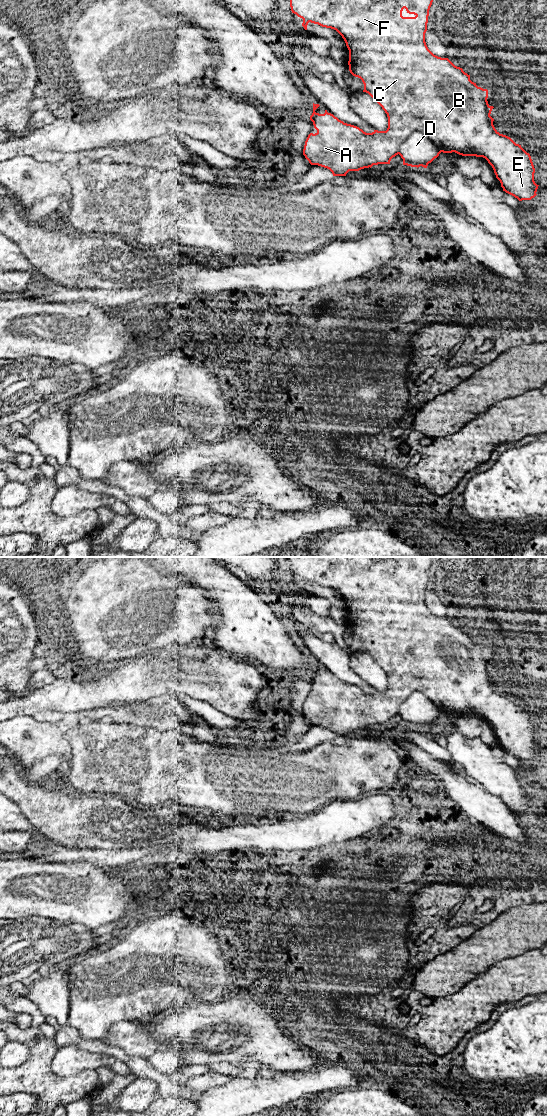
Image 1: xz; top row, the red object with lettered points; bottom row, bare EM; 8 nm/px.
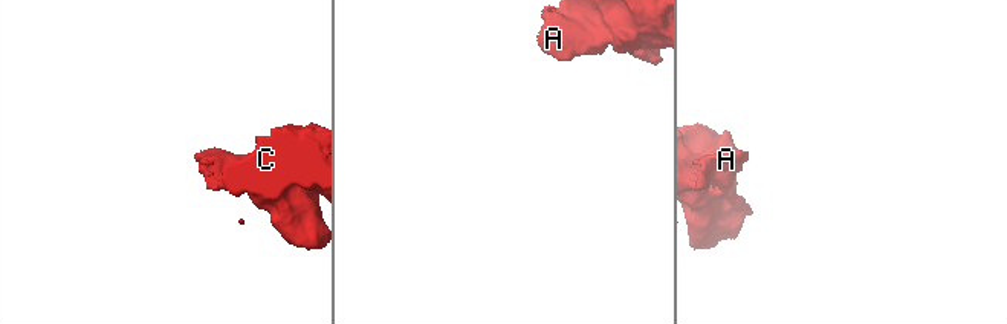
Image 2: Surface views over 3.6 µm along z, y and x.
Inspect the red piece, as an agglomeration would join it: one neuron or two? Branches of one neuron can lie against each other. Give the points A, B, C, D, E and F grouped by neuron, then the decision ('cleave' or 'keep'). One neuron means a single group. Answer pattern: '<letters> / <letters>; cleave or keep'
A B C E F / D; cleave

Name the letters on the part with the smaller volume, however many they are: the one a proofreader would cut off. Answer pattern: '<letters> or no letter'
D

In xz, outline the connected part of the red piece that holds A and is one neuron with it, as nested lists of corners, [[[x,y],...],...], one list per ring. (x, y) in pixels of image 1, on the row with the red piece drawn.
[[[290,0],[292,13],[303,19],[302,26],[307,30],[309,22],[318,24],[322,27],[336,30],[344,39],[349,50],[349,71],[350,73],[362,80],[364,84],[363,92],[368,93],[385,111],[388,117],[388,128],[386,131],[374,130],[372,133],[366,133],[357,126],[344,123],[333,114],[325,110],[324,114],[316,113],[315,110],[320,106],[313,103],[313,113],[310,120],[313,122],[314,128],[317,130],[315,134],[310,133],[305,141],[303,155],[311,165],[318,165],[329,169],[333,176],[346,176],[349,171],[359,171],[364,168],[371,168],[373,165],[390,164],[393,157],[399,154],[400,145],[415,131],[426,135],[429,140],[435,144],[441,152],[455,152],[462,156],[476,156],[485,158],[492,166],[496,178],[500,181],[503,191],[514,196],[519,201],[531,200],[537,194],[538,186],[534,181],[535,168],[529,153],[527,153],[519,144],[516,144],[510,137],[500,134],[494,127],[494,119],[490,116],[493,106],[488,104],[488,90],[478,87],[476,83],[470,80],[470,75],[465,73],[462,68],[455,66],[448,58],[441,58],[434,55],[427,47],[425,42],[425,33],[427,31],[427,23],[429,10],[433,0]]]

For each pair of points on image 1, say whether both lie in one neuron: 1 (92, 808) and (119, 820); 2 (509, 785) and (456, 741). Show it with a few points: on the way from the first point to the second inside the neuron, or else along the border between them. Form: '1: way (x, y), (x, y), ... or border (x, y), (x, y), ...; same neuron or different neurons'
1: way (99, 815), (104, 820), (112, 820); same neuron
2: way (496, 778), (469, 753); same neuron

